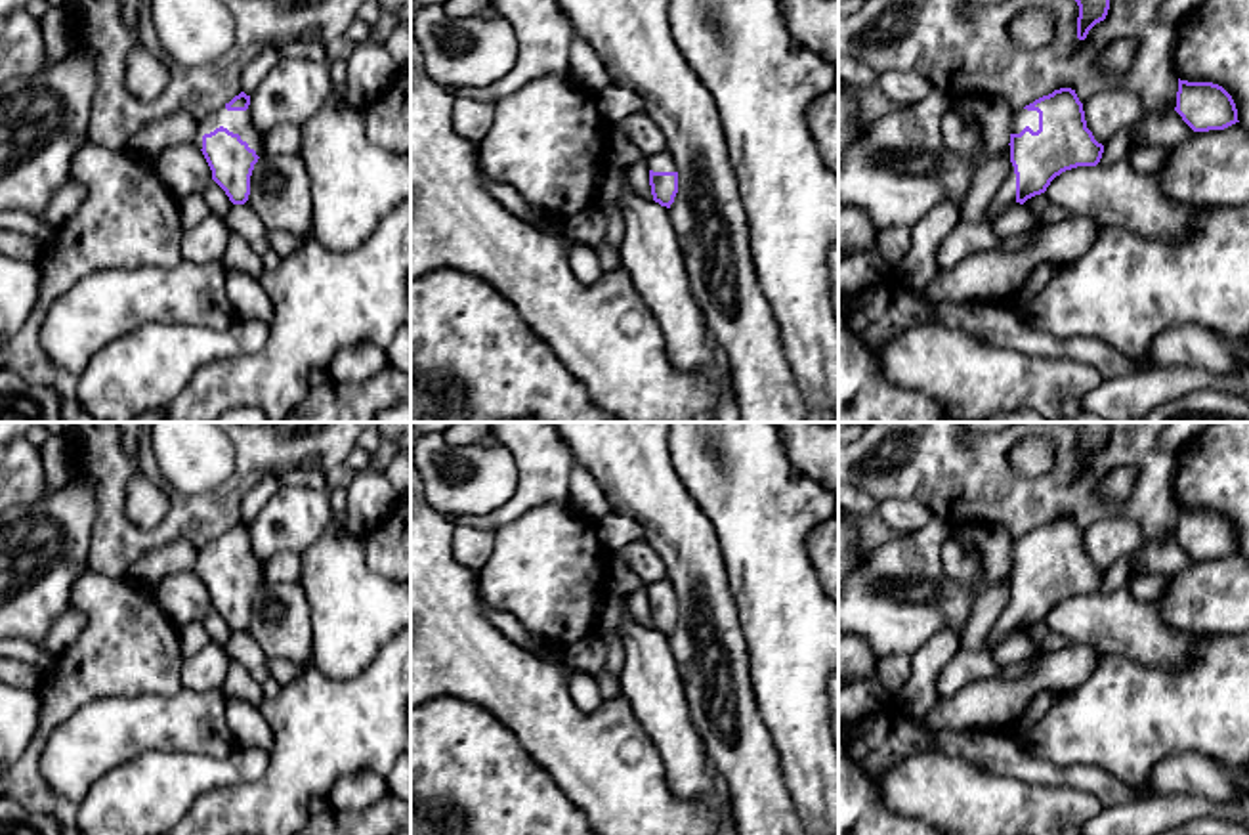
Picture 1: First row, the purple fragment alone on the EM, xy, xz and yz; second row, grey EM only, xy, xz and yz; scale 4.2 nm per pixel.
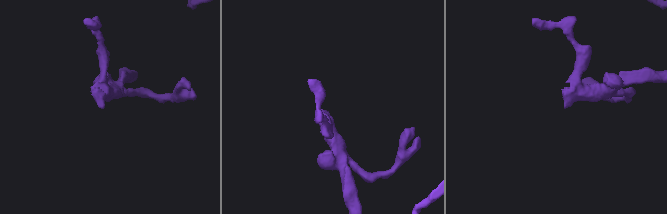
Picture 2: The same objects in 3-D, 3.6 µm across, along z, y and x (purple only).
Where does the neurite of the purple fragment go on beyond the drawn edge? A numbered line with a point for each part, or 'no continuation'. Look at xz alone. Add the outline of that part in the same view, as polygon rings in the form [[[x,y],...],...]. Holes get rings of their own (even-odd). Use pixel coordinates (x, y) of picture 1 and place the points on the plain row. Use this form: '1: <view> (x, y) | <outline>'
1: xz (663, 589) | [[[663,577],[661,581],[653,583],[649,587],[649,596],[653,600],[676,600],[676,592],[674,592],[672,583],[668,581],[668,577]]]

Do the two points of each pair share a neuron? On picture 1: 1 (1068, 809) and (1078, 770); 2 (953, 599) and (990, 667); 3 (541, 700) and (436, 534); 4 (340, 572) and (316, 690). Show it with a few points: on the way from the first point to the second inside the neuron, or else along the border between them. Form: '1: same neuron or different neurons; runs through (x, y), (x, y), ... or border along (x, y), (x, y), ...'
1: different neurons; border along (1028, 784), (1068, 786), (1091, 793), (1104, 807)
2: different neurons; border along (978, 589), (969, 620), (957, 631)
3: same neuron; runs through (499, 662), (436, 599), (436, 576)
4: different neurons; border along (310, 662), (333, 679), (352, 679), (365, 669)

